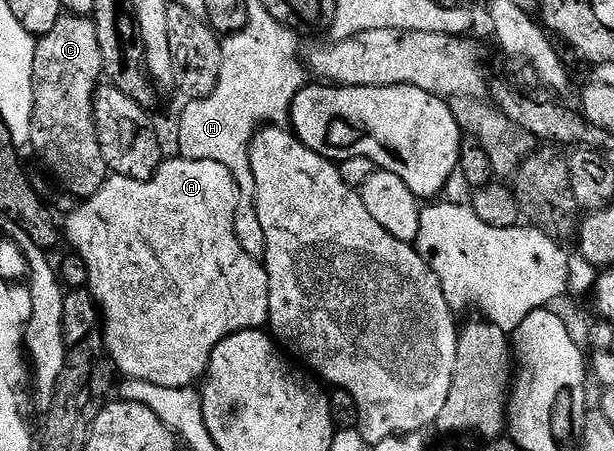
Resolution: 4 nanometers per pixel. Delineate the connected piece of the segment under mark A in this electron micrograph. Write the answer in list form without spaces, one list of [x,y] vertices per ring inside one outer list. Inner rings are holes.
[[[181,156],[163,161],[156,173],[148,180],[132,180],[119,174],[107,177],[106,183],[91,198],[85,199],[70,214],[64,226],[64,238],[71,242],[73,253],[88,264],[88,287],[90,294],[100,307],[100,318],[104,323],[106,351],[114,362],[114,369],[126,378],[144,380],[148,384],[160,384],[160,388],[184,388],[194,386],[205,375],[212,352],[220,340],[232,336],[241,330],[256,330],[265,327],[270,321],[268,308],[268,276],[266,267],[259,259],[248,256],[242,247],[243,239],[234,228],[236,220],[236,204],[238,189],[232,180],[232,172],[224,168],[224,164],[216,164],[216,160],[192,160]]]

